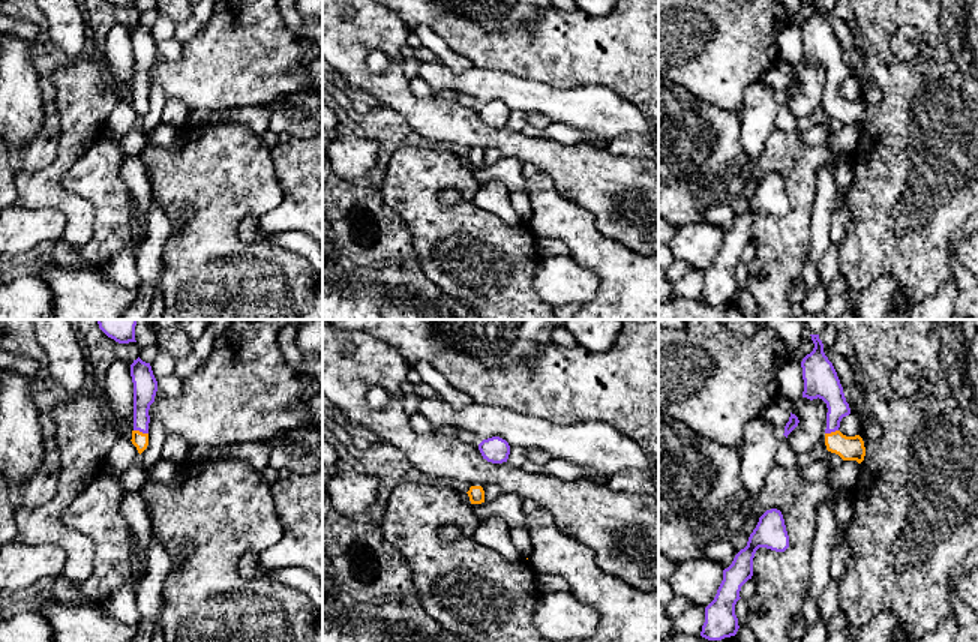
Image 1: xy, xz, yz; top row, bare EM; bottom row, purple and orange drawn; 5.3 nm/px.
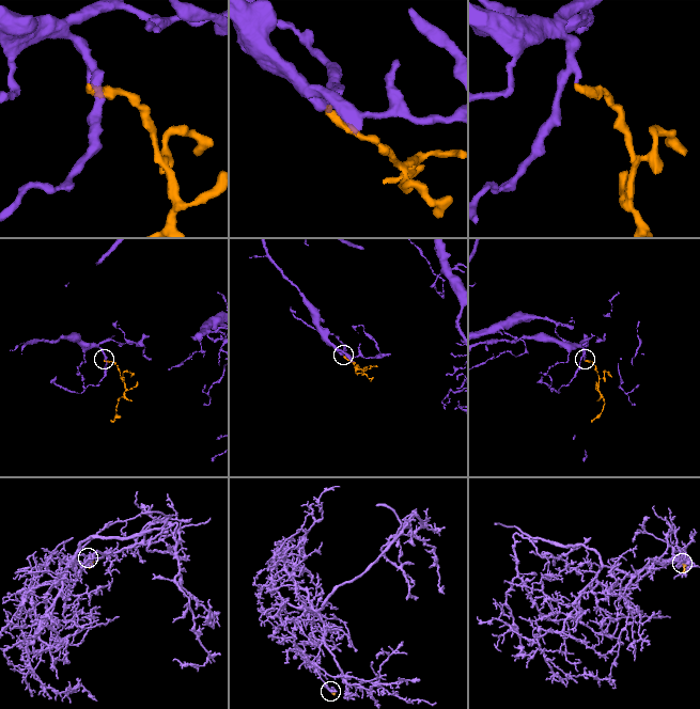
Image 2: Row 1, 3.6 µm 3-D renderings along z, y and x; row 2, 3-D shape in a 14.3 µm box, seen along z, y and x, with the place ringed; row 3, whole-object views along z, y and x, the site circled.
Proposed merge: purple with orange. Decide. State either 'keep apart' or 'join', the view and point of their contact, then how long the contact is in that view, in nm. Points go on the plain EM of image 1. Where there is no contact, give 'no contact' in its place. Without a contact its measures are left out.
join | xy (141, 95) | 80 nm

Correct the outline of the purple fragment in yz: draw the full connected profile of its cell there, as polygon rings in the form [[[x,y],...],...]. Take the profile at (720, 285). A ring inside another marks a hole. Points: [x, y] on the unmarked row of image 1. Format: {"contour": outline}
{"contour": [[[766,174],[732,228],[723,234],[723,244],[714,264],[705,272],[705,286],[700,300],[708,304],[722,304],[735,300],[740,290],[735,268],[741,262],[741,250],[753,240],[753,222],[759,212],[784,216],[789,200],[780,174]]]}

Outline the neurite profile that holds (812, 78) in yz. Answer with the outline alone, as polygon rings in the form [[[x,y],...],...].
[[[800,62],[792,64],[792,78],[800,84],[798,90],[788,99],[788,106],[796,118],[813,114],[825,105],[826,68],[822,63]]]

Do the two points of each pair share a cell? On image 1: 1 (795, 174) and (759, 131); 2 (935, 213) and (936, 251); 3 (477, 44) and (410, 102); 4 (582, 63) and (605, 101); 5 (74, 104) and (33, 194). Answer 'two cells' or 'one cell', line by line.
1: two cells
2: one cell
3: two cells
4: two cells
5: one cell

